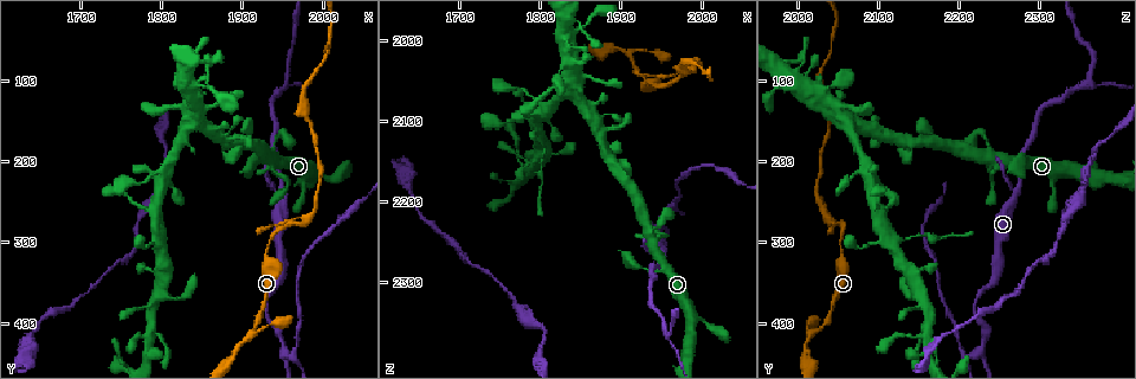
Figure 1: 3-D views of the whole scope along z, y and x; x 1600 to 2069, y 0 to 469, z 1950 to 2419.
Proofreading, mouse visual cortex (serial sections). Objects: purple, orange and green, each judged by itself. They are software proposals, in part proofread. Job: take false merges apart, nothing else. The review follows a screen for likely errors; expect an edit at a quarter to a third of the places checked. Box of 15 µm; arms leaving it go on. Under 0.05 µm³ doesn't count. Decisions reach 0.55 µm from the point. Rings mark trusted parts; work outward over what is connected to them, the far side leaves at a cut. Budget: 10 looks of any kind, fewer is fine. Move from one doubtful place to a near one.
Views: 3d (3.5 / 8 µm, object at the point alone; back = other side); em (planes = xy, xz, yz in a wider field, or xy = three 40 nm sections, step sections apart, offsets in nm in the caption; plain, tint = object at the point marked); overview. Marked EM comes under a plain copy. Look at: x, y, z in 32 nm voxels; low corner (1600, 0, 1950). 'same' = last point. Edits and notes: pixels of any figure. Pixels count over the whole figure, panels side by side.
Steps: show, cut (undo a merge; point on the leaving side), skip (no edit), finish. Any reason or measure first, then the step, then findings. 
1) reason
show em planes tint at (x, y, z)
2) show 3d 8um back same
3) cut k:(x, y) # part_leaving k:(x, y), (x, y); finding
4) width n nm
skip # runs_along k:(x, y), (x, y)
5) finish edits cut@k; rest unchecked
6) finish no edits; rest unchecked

three-way junction
show 3d 8um at (1910, 415, 2015)

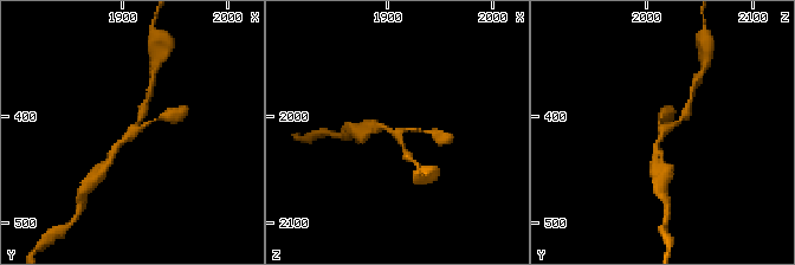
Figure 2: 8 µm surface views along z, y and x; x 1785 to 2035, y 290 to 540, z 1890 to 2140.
zoom in
show 3d 3.5um at (1910, 412, 2018)

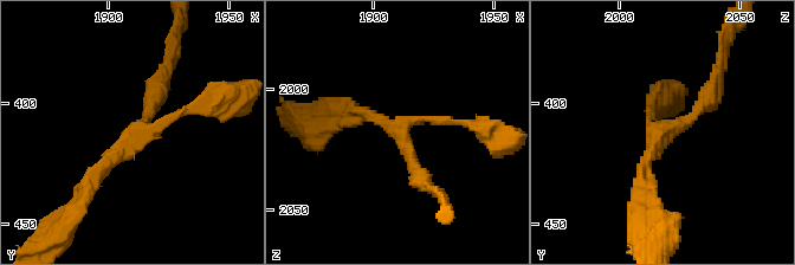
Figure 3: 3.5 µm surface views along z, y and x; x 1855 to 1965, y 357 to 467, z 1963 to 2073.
skip # runs_along 3:(161, 84), (131, 142), (88, 189); one cell here

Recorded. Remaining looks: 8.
thin neck
show 3d 3.5um at (1805, 295, 2145)

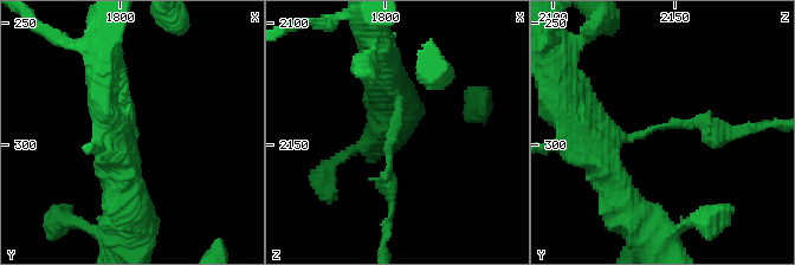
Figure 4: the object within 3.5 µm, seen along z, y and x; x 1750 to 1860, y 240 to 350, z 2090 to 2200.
shape alone is not enough
show em xy step 3 tint at (1803, 293, 2146)

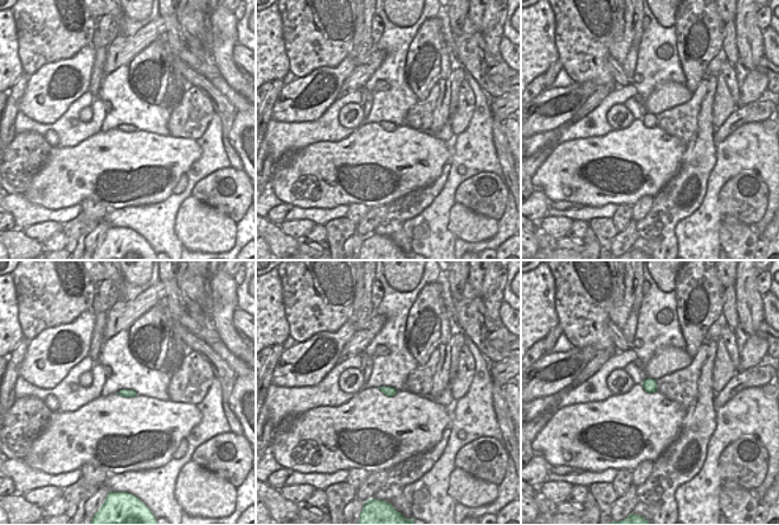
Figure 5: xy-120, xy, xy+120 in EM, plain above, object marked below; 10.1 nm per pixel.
width 100 nm
cut 4:(699, 121) # part_leaving 4:(393, 128), (386, 239); two cells meet here

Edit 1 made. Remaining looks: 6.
show overview

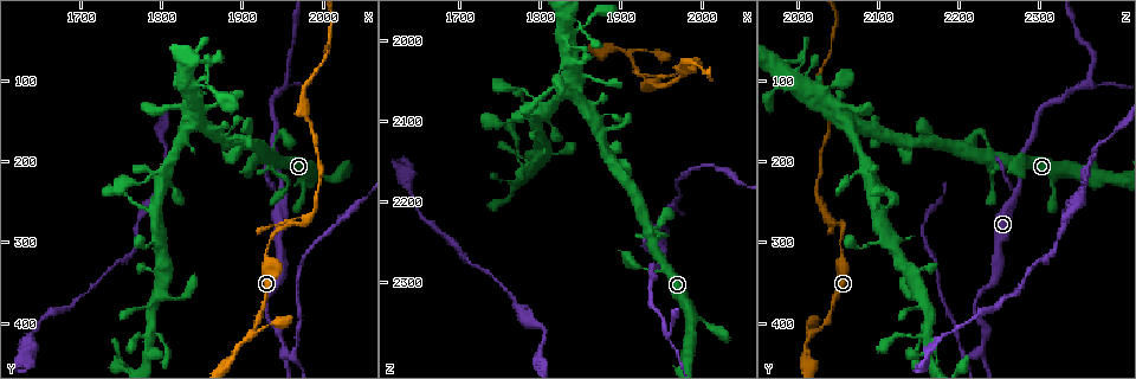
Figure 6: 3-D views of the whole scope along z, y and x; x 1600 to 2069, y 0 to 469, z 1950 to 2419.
abrupt turn
show 3d 3.5um at (1950, 430, 2230)

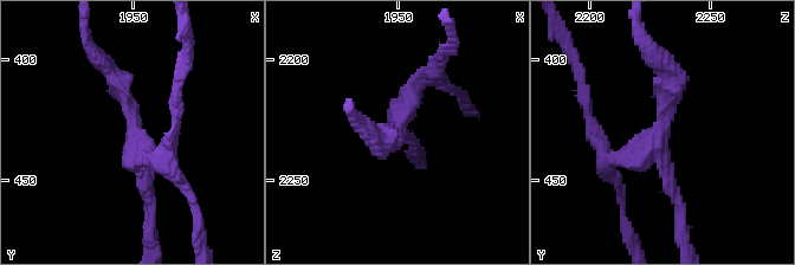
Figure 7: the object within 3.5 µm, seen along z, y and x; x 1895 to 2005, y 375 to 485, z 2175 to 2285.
need the tissue
show em xy step 1 tint at (1950, 431, 2228)

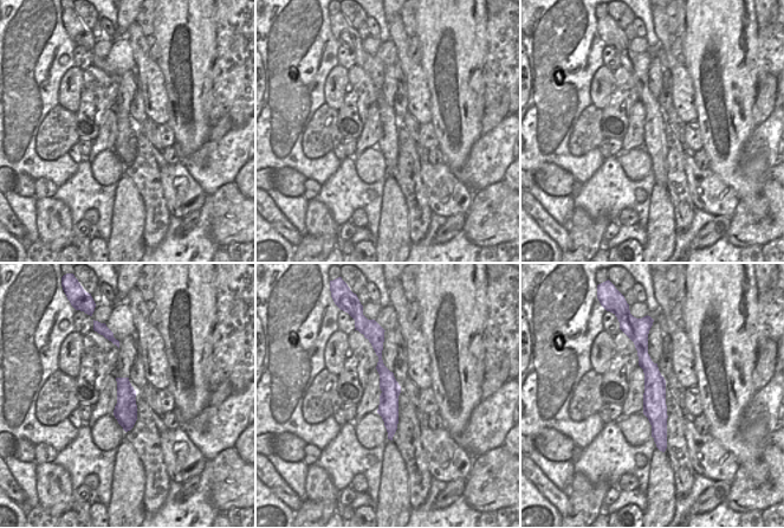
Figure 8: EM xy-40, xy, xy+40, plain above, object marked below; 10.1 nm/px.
arm_widths 150, 200, 250 nm
cut 7:(614, 155) # a second cell is stuck on

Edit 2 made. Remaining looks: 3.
a fork
show 3d 8um at (1955, 105, 2350)

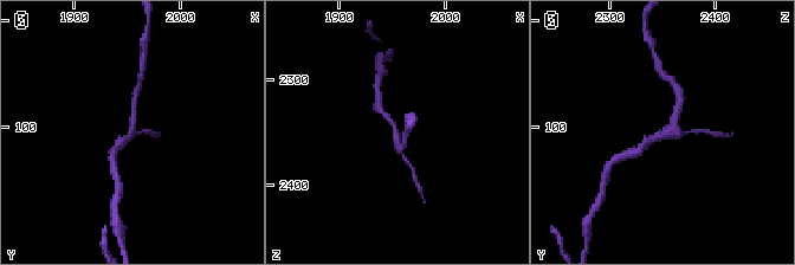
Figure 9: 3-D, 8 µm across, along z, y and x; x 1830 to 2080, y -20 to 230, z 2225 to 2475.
arms 3; arm_widths 100, 200, 200 nm; now the EM
show em planes tint at (1952, 104, 2356)

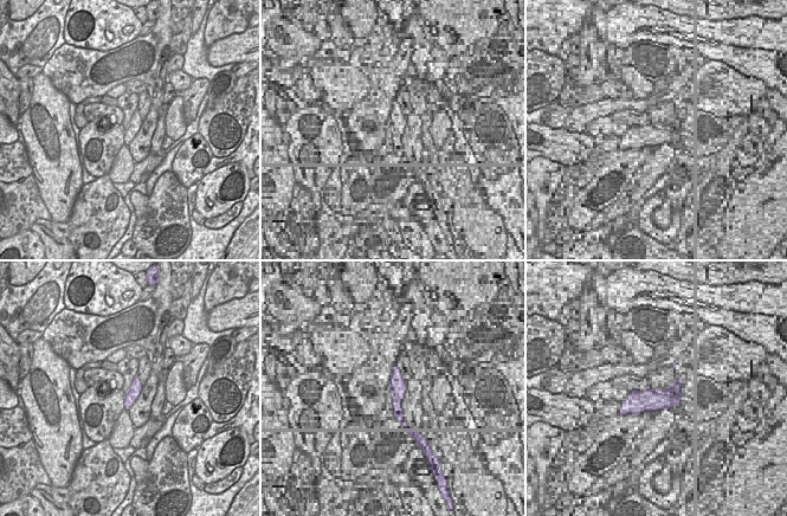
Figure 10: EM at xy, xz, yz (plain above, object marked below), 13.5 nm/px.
skip # continuous, no second cell

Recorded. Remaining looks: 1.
finish edits cut@4, cut@7; rest unchecked

